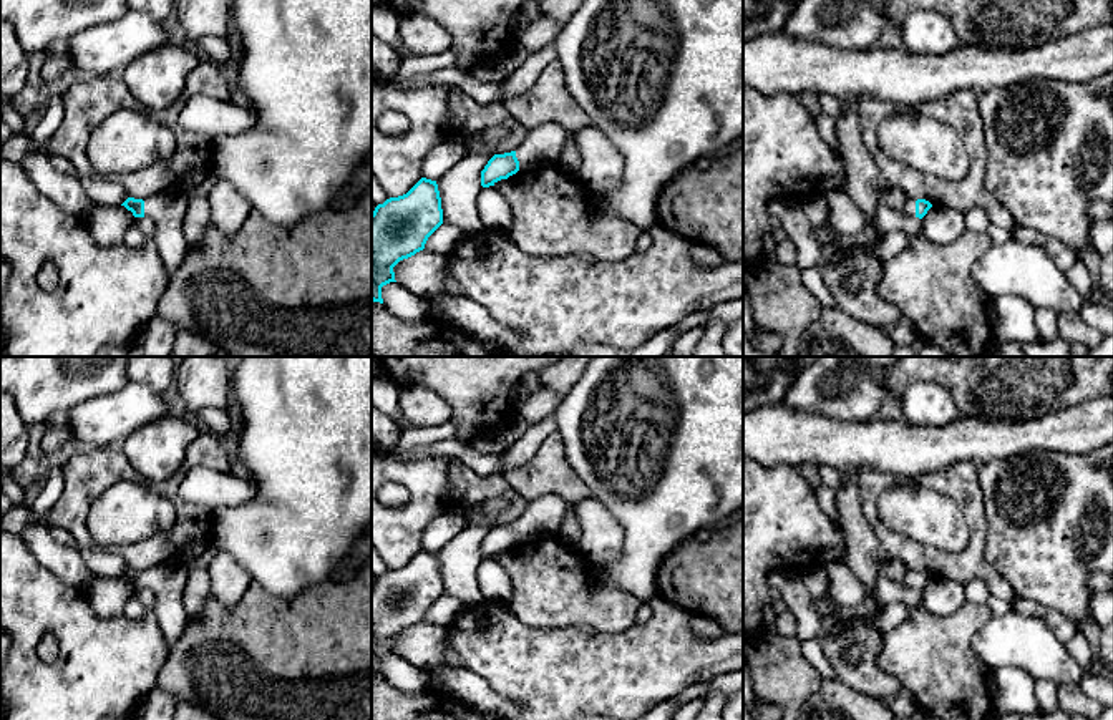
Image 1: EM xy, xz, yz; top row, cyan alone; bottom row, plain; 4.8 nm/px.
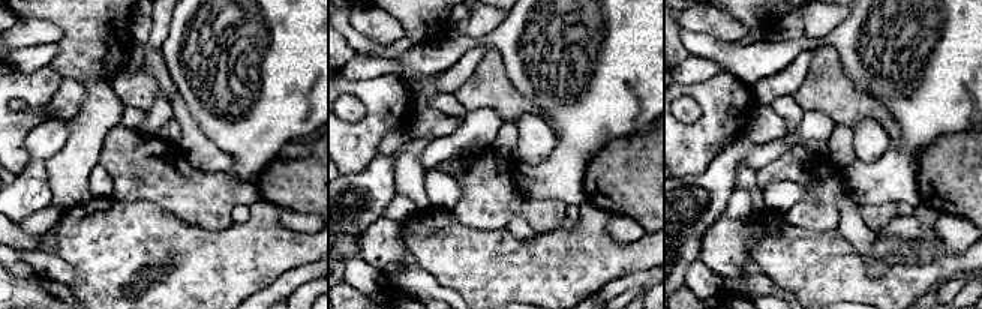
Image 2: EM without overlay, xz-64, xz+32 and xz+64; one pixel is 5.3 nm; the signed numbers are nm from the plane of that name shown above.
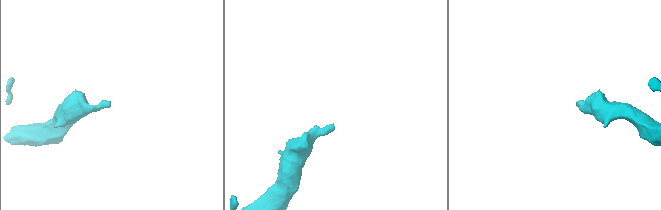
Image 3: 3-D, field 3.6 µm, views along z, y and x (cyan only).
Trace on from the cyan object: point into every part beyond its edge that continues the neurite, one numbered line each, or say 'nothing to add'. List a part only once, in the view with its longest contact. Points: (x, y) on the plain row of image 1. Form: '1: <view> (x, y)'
1: xz (543, 516)

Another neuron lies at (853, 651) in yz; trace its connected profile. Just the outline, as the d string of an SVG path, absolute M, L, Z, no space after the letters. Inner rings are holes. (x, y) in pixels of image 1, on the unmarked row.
M877 607L869 614L856 615L819 642L838 680L858 693L884 698L899 693L902 685L877 665L884 635L872 625L872 619L879 612Z

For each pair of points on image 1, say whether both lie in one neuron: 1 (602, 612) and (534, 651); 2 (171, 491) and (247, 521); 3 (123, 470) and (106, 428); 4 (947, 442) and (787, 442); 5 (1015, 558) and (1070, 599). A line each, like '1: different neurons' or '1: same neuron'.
1: different neurons
2: different neurons
3: different neurons
4: same neuron
5: same neuron

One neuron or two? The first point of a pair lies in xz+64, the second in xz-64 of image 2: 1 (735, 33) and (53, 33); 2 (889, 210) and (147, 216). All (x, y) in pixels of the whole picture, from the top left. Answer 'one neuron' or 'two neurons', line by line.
1: one neuron
2: two neurons

